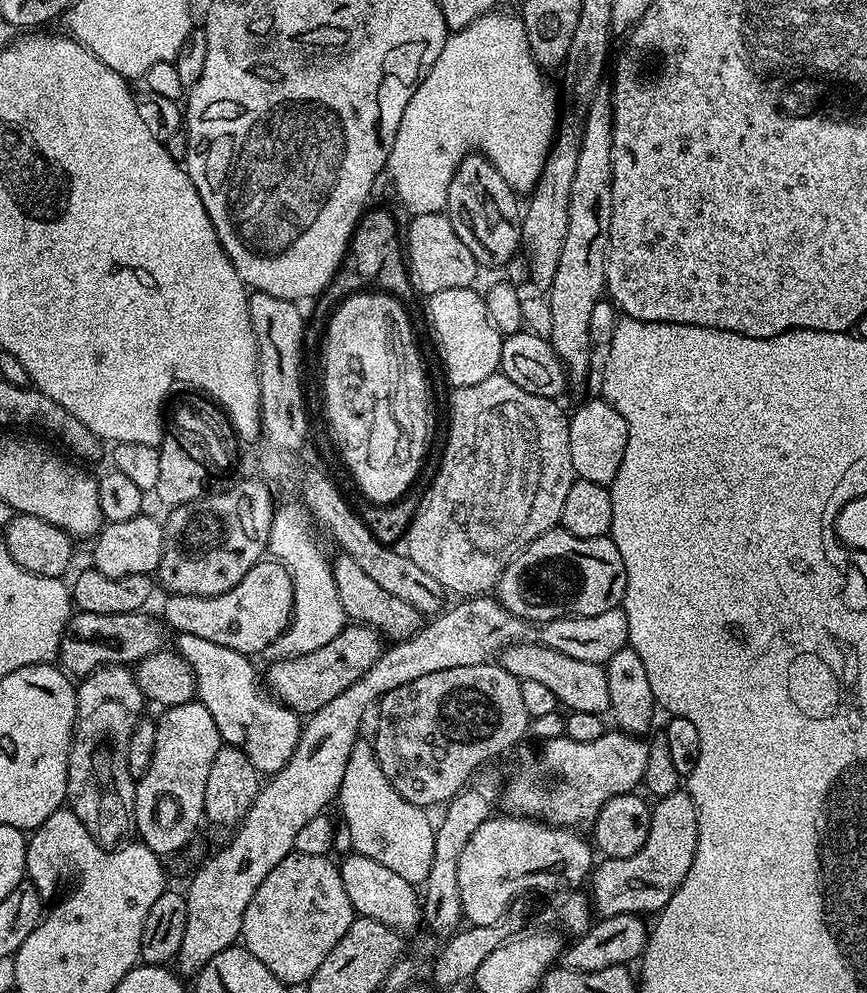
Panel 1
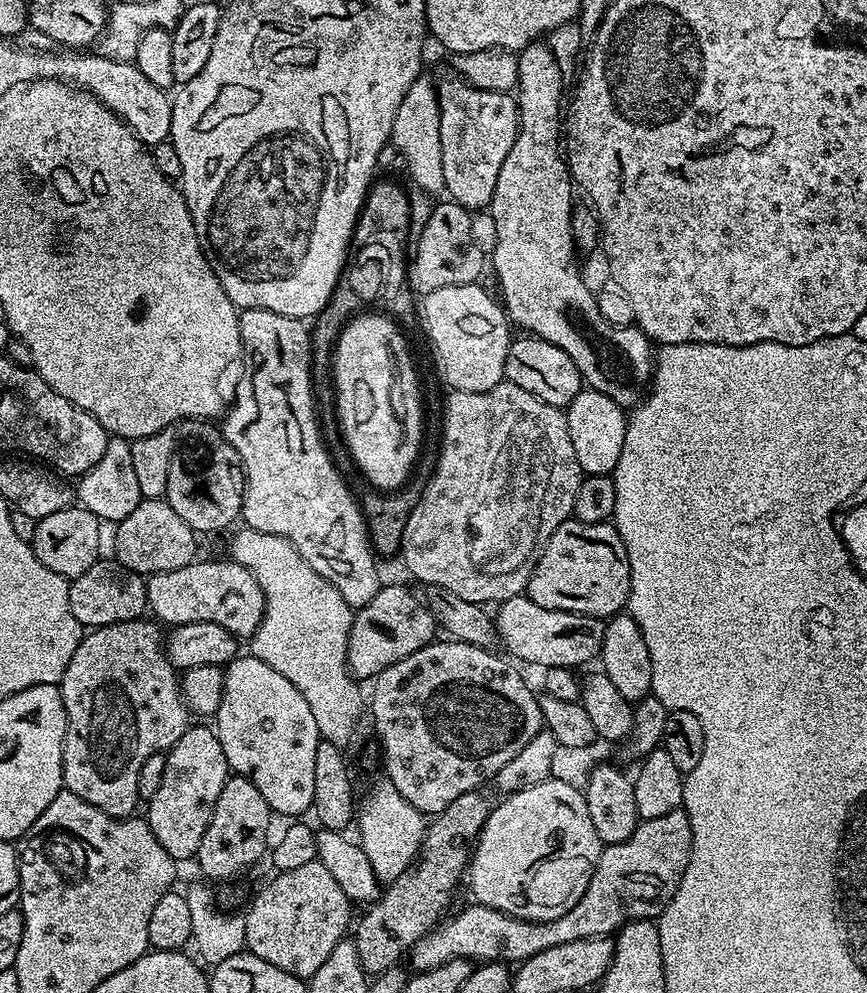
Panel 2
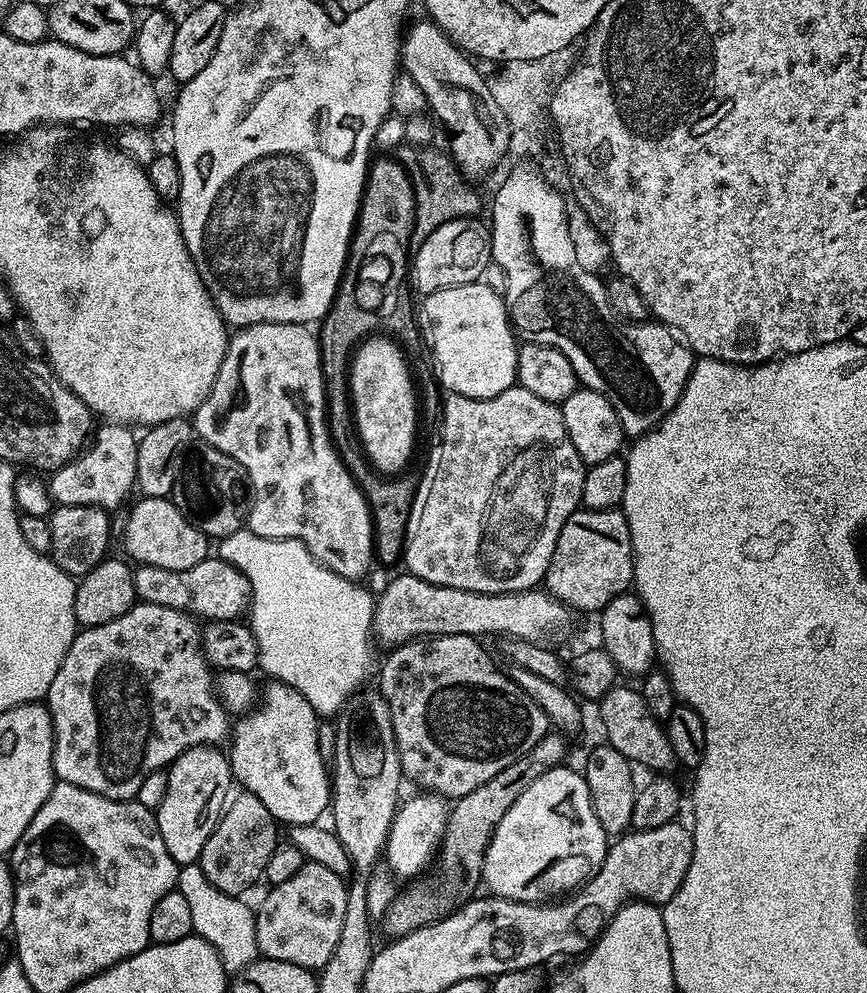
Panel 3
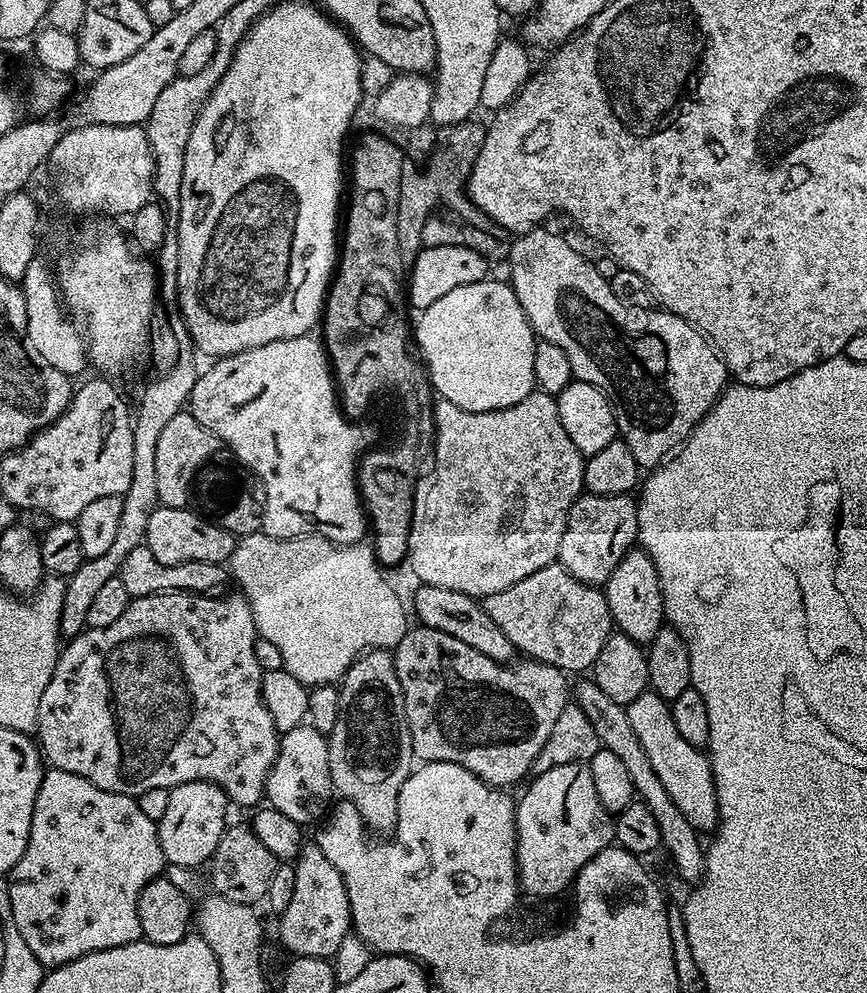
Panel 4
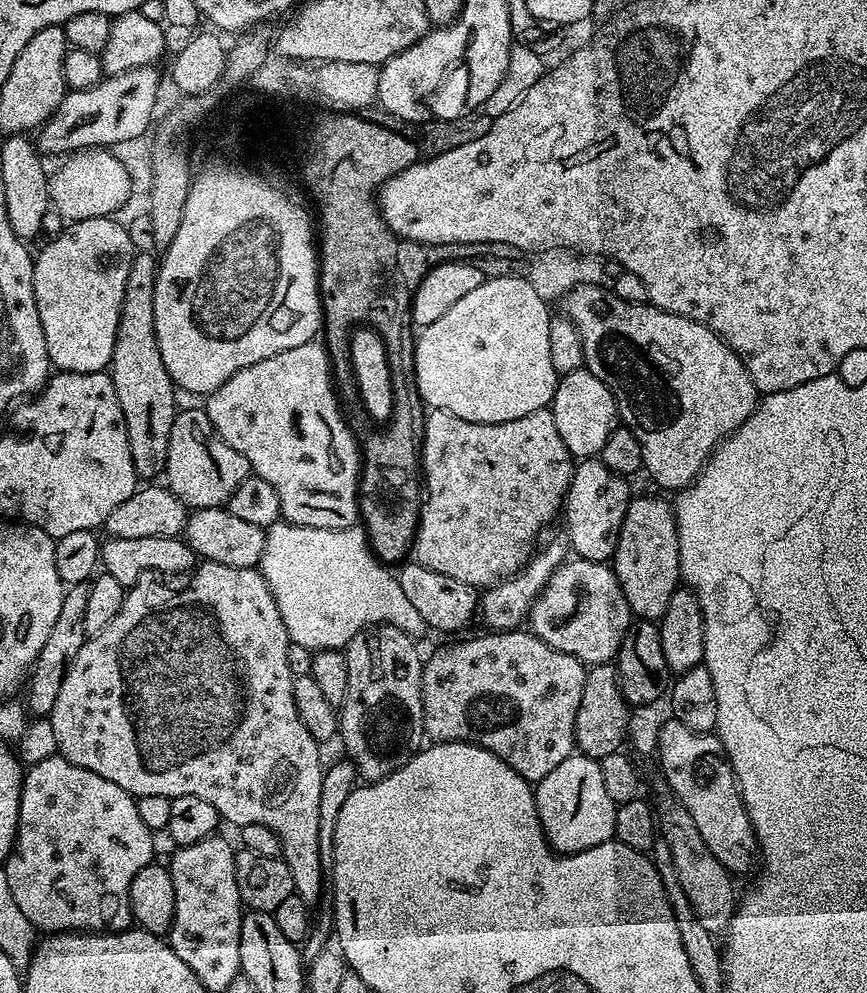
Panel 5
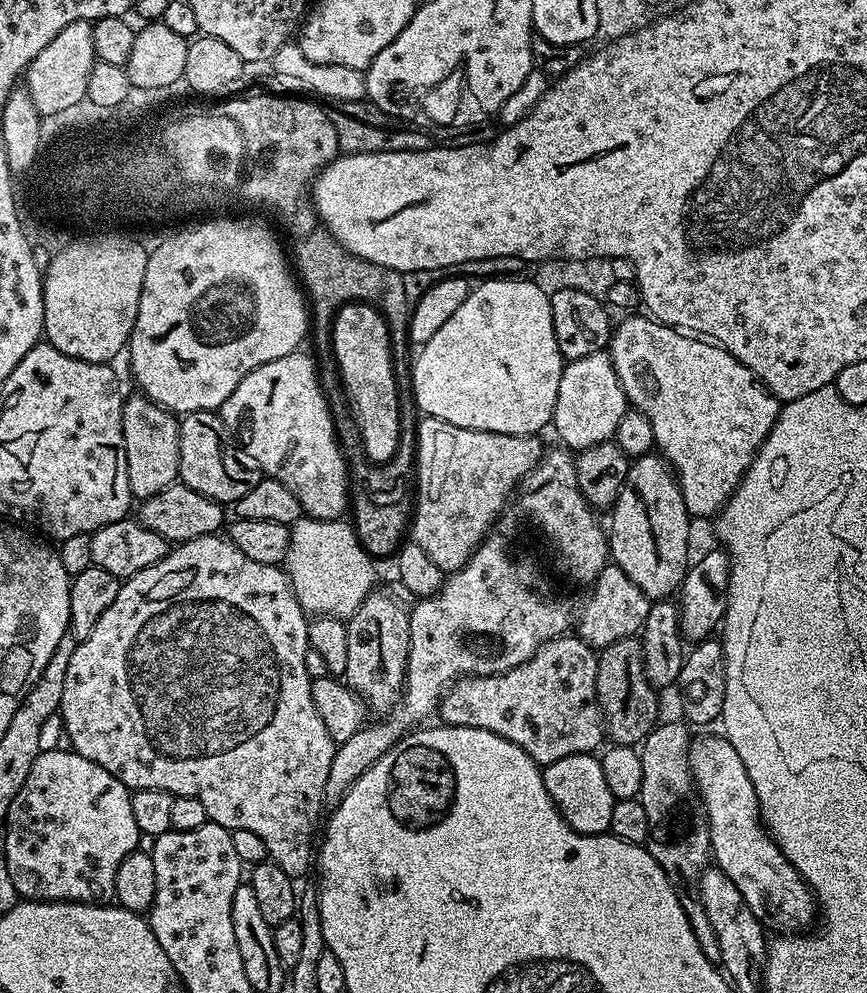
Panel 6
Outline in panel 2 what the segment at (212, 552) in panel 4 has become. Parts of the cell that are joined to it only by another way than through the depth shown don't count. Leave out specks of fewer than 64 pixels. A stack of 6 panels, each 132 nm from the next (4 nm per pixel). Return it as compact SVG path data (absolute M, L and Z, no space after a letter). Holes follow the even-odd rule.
M141 499L139 506L125 520L119 521L116 528L117 564L141 574L169 572L193 563L197 559L197 533L185 522L176 509L169 506L167 499Z

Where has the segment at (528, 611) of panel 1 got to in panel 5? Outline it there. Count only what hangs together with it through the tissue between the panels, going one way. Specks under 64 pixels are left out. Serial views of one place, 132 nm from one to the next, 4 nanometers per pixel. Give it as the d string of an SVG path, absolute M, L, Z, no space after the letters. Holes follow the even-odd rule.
M584 458L575 465L572 484L564 496L562 521L568 527L567 543L581 560L608 562L616 555L618 534L622 530L628 509L629 481L617 472L611 472L599 458Z

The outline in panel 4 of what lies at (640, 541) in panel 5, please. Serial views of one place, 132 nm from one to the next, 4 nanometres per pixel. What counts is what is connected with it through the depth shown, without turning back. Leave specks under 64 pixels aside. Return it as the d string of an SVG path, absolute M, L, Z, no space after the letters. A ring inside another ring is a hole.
M633 550L625 555L622 562L618 562L614 574L610 574L602 591L610 606L613 625L619 632L629 636L635 644L651 644L654 634L658 634L658 630L665 627L660 575L652 559L643 550Z

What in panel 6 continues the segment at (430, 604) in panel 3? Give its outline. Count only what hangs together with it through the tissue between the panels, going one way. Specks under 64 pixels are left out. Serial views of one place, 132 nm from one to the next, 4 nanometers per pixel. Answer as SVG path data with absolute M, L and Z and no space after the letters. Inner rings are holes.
M611 562L605 564L588 594L588 601L585 602L580 616L578 612L578 635L597 650L627 636L636 636L643 629L646 614L650 614L653 605L653 601L642 594L642 590L638 590L638 586L630 582L630 578L626 578L624 571Z

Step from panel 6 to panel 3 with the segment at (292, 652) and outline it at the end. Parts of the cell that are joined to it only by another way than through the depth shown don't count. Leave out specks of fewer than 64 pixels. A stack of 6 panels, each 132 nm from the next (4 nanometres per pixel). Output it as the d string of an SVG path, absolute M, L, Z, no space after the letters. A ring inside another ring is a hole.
M137 602L129 612L122 614L122 618L114 618L114 622L106 622L106 626L77 631L70 650L66 650L66 658L62 658L62 666L58 666L58 674L54 674L54 682L50 682L46 697L46 707L52 719L52 768L56 772L57 781L73 784L94 794L102 794L111 800L130 800L138 794L142 782L146 782L146 774L167 769L183 752L191 748L220 746L224 739L229 739L230 713L220 701L218 688L214 683L214 668L205 656L202 628L200 624L196 624L199 624L197 617L180 608ZM305 863L294 878L267 889L256 913L256 947L265 960L290 962L309 970L323 970L338 946L342 918L346 918L348 885L345 877L321 864Z

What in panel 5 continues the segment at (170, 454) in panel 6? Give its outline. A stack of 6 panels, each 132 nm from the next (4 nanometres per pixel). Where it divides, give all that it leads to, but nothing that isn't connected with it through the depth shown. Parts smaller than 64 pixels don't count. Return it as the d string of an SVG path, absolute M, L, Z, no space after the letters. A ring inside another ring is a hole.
M137 251L133 255L110 365L114 394L118 394L122 418L126 418L126 434L130 438L134 470L137 477L144 482L155 481L152 479L163 473L166 466L166 446L170 446L170 426L174 426L178 411L178 389L162 362L158 340L154 334L154 282L157 263L157 257L152 252Z

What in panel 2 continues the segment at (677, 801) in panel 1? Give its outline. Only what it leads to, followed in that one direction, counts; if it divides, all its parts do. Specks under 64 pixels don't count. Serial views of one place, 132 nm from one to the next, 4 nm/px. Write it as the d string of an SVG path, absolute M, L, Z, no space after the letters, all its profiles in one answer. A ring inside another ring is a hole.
M682 810L679 812L671 812L670 814L662 814L662 818L650 818L649 820L641 820L637 824L634 834L630 838L626 838L626 842L618 842L617 844L606 844L601 847L600 857L598 858L598 866L594 870L594 874L590 878L590 886L586 886L586 894L582 894L582 898L578 898L578 902L574 906L574 910L570 910L566 914L562 914L562 918L554 918L553 920L519 920L513 916L508 916L505 912L499 912L493 908L487 908L485 904L475 902L469 903L469 908L464 908L457 914L453 920L445 919L435 930L428 933L424 939L416 943L416 947L410 953L410 961L412 960L413 969L423 970L436 968L442 963L446 963L452 957L464 957L471 962L523 962L529 960L534 954L538 954L542 950L546 950L550 946L558 946L562 942L574 942L578 938L590 938L591 936L612 936L617 930L624 927L631 920L652 920L659 917L664 911L664 907L670 902L670 898L674 898L674 894L678 890L678 886L682 882L682 874L686 874L686 866L690 862L690 854L692 853L692 827L688 821L688 815Z

